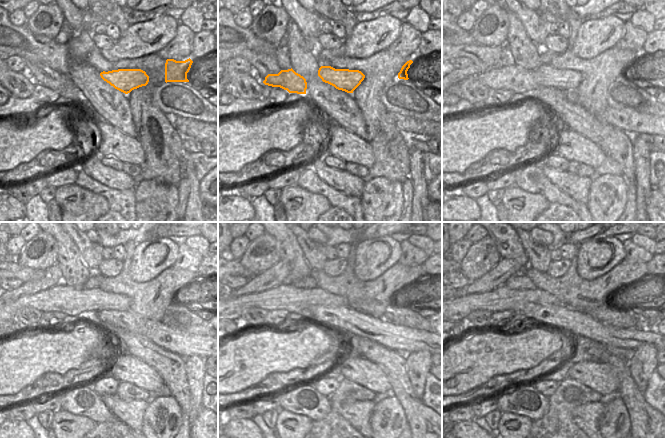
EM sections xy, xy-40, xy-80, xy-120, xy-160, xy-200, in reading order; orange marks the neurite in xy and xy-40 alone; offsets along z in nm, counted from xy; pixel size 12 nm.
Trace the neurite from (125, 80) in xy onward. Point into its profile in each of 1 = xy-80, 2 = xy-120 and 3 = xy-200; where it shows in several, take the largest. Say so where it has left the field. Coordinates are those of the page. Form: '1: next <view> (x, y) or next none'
1: next xy-80 (514, 78)
2: next xy-120 (61, 298)
3: next xy-200 (502, 298)

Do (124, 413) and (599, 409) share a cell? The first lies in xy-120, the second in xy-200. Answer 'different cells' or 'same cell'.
same cell

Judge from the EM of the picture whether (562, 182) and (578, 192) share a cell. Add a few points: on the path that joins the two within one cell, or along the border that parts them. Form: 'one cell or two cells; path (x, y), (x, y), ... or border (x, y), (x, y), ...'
one cell; path (566, 182), (574, 188)

